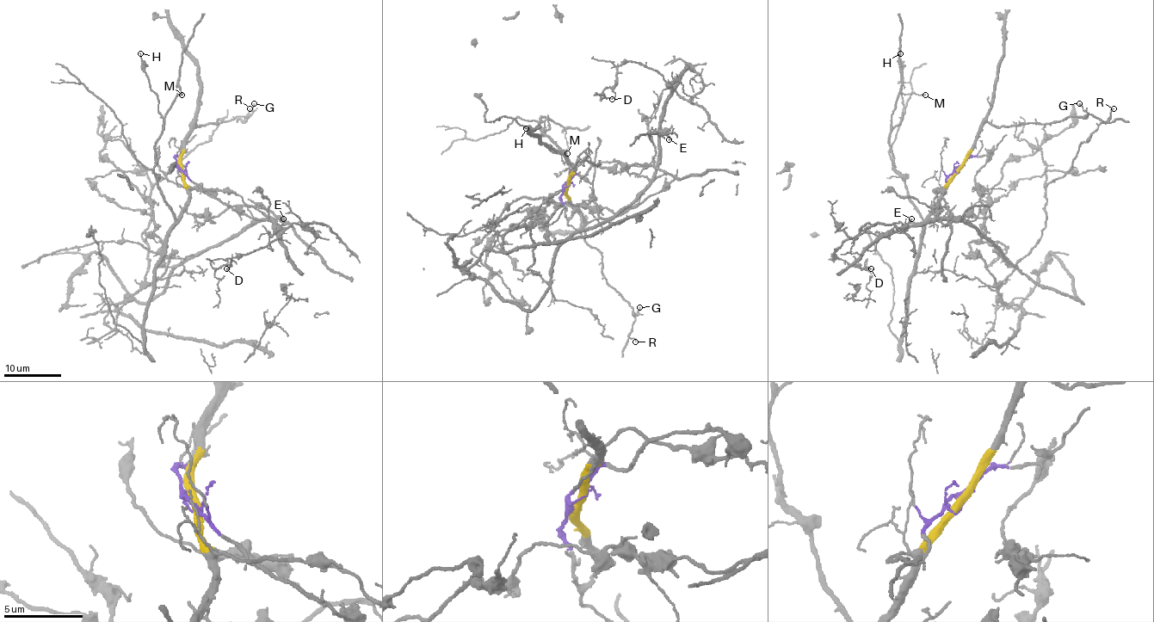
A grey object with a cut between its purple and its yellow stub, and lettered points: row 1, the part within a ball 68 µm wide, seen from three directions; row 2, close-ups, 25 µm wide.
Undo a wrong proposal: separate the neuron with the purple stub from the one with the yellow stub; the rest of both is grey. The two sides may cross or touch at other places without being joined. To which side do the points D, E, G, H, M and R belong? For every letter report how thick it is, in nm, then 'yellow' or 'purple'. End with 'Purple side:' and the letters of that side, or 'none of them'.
D: 110 nm | purple
E: 150 nm | purple
G: 140 nm | yellow
H: 110 nm | yellow
M: 120 nm | yellow
R: 110 nm | yellow
Purple side: D, E

